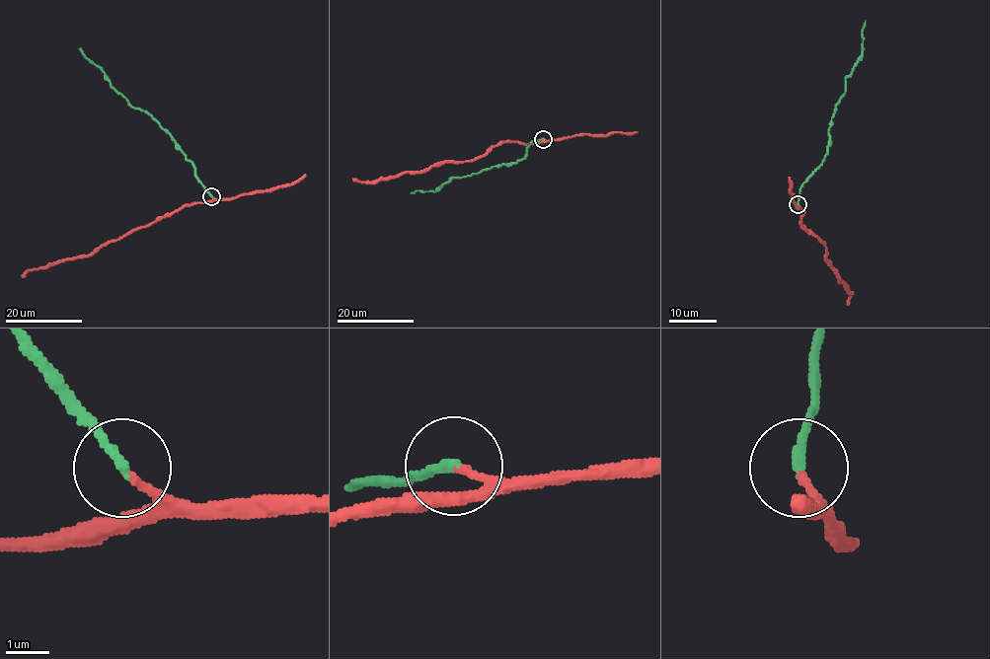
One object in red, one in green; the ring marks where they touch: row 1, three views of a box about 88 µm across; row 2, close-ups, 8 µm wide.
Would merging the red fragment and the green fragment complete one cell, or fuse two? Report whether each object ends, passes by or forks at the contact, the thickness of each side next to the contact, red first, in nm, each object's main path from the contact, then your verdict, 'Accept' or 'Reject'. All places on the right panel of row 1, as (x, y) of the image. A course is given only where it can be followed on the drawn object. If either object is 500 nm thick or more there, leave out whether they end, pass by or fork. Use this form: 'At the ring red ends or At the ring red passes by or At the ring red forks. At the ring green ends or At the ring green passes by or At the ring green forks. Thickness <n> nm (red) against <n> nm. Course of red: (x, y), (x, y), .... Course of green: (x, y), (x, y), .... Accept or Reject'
At the ring red ends. At the ring green ends. Thickness 170 nm (red) against 240 nm. Course of red: (798, 204), (804, 213), (800, 224), (824, 244), (825, 258), (851, 293), (847, 302). Course of green: (798, 204), (800, 186), (825, 157), (835, 106), (863, 49), (865, 21). Accept

